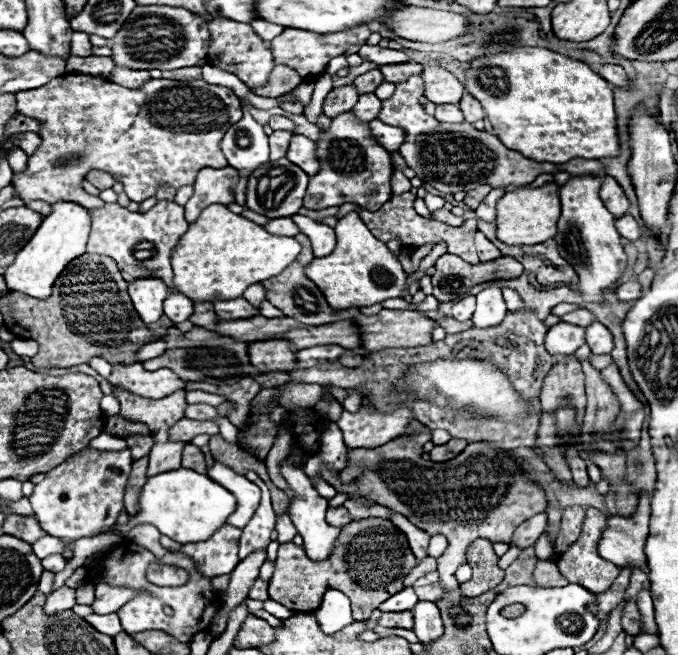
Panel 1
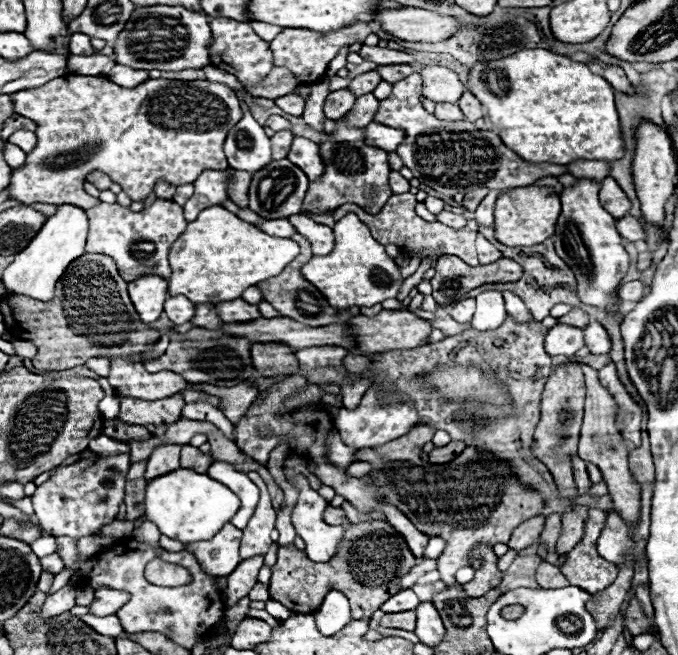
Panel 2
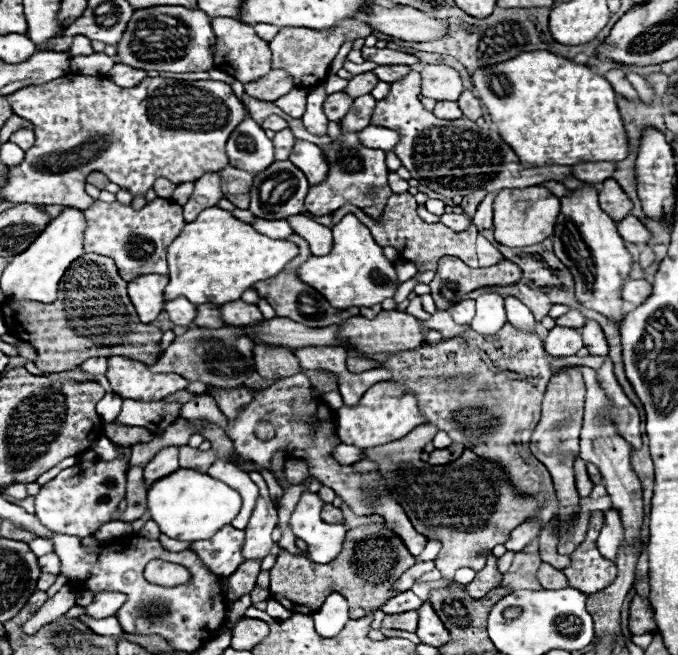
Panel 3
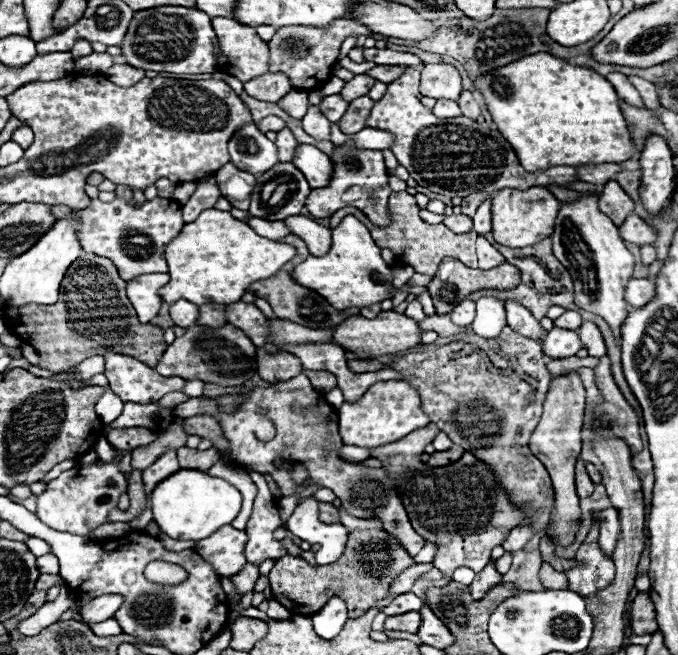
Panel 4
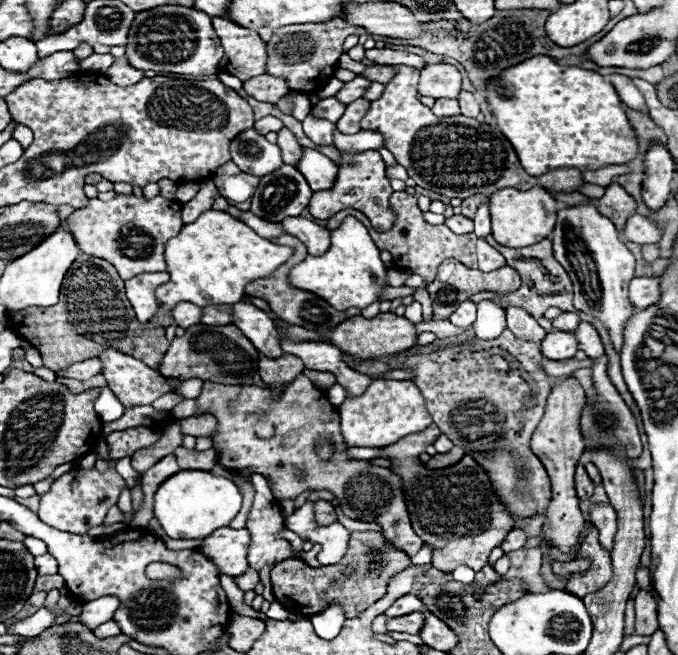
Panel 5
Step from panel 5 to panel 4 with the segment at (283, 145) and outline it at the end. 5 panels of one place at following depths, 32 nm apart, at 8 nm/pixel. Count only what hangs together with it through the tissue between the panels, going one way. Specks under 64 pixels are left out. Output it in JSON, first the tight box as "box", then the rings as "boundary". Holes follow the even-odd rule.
{"box":[276,128,296,162],"boundary":[[[284,128],[284,130],[280,130],[278,134],[276,134],[276,148],[278,148],[278,160],[282,162],[290,162],[292,160],[292,156],[294,156],[294,150],[296,150],[296,138],[292,136],[292,132],[288,130],[288,128]]]}

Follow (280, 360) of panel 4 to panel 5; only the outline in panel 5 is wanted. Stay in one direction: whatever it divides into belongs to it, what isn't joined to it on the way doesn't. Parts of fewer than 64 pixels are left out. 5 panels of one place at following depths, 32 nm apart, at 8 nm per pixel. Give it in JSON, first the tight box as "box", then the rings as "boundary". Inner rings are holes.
{"box":[258,352,304,388],"boundary":[[[286,352],[278,358],[268,358],[260,354],[258,360],[258,374],[266,384],[270,384],[270,388],[280,388],[286,382],[292,382],[296,376],[302,374],[302,370],[304,370],[302,360]]]}

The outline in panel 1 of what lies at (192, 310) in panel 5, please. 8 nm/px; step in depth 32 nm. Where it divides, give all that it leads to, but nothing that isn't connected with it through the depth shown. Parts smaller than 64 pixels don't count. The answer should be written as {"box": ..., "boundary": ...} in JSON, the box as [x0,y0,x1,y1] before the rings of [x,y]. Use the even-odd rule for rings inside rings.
{"box":[164,292,194,324],"boundary":[[[170,292],[170,294],[166,296],[166,300],[164,300],[164,314],[166,314],[174,324],[180,324],[180,322],[184,322],[184,320],[190,318],[190,314],[192,314],[192,310],[194,310],[192,304],[194,304],[194,302],[192,302],[188,296],[184,296],[184,294],[180,294],[180,292]]]}

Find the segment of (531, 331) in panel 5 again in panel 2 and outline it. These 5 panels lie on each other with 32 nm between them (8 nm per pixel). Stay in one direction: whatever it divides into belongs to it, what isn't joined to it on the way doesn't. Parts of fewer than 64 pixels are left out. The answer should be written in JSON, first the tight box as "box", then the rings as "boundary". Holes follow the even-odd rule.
{"box":[504,292,530,322],"boundary":[[[504,292],[504,300],[506,300],[506,310],[508,310],[510,316],[518,318],[520,322],[524,322],[524,320],[530,316],[528,308],[524,306],[524,302],[522,302],[516,294],[512,294],[512,292]]]}

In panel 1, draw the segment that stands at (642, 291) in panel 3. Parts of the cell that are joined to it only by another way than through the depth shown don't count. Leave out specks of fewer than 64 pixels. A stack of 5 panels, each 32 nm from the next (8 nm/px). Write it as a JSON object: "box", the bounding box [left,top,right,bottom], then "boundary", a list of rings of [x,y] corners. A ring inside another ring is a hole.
{"box":[614,280,640,302],"boundary":[[[636,280],[624,282],[624,284],[620,284],[620,286],[614,290],[614,296],[616,296],[616,300],[620,300],[620,302],[638,300],[638,298],[640,298],[640,284],[638,284]]]}

